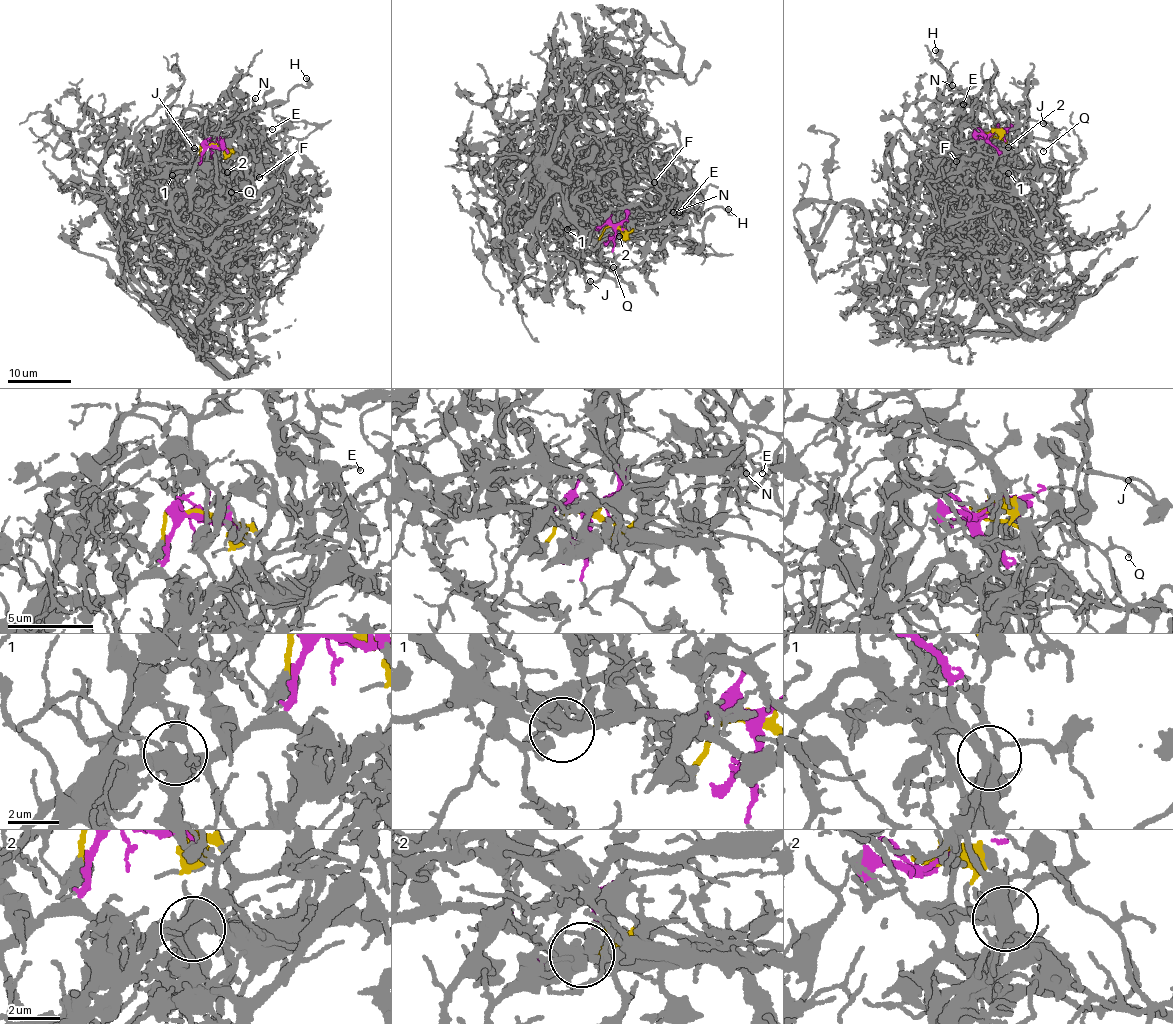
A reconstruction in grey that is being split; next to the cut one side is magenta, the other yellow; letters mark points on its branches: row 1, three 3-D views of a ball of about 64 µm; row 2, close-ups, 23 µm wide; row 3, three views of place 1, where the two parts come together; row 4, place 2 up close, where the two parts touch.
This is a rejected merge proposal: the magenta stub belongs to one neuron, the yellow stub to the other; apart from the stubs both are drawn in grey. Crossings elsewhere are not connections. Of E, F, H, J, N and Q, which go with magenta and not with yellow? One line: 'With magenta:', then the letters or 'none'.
With magenta: J, Q

